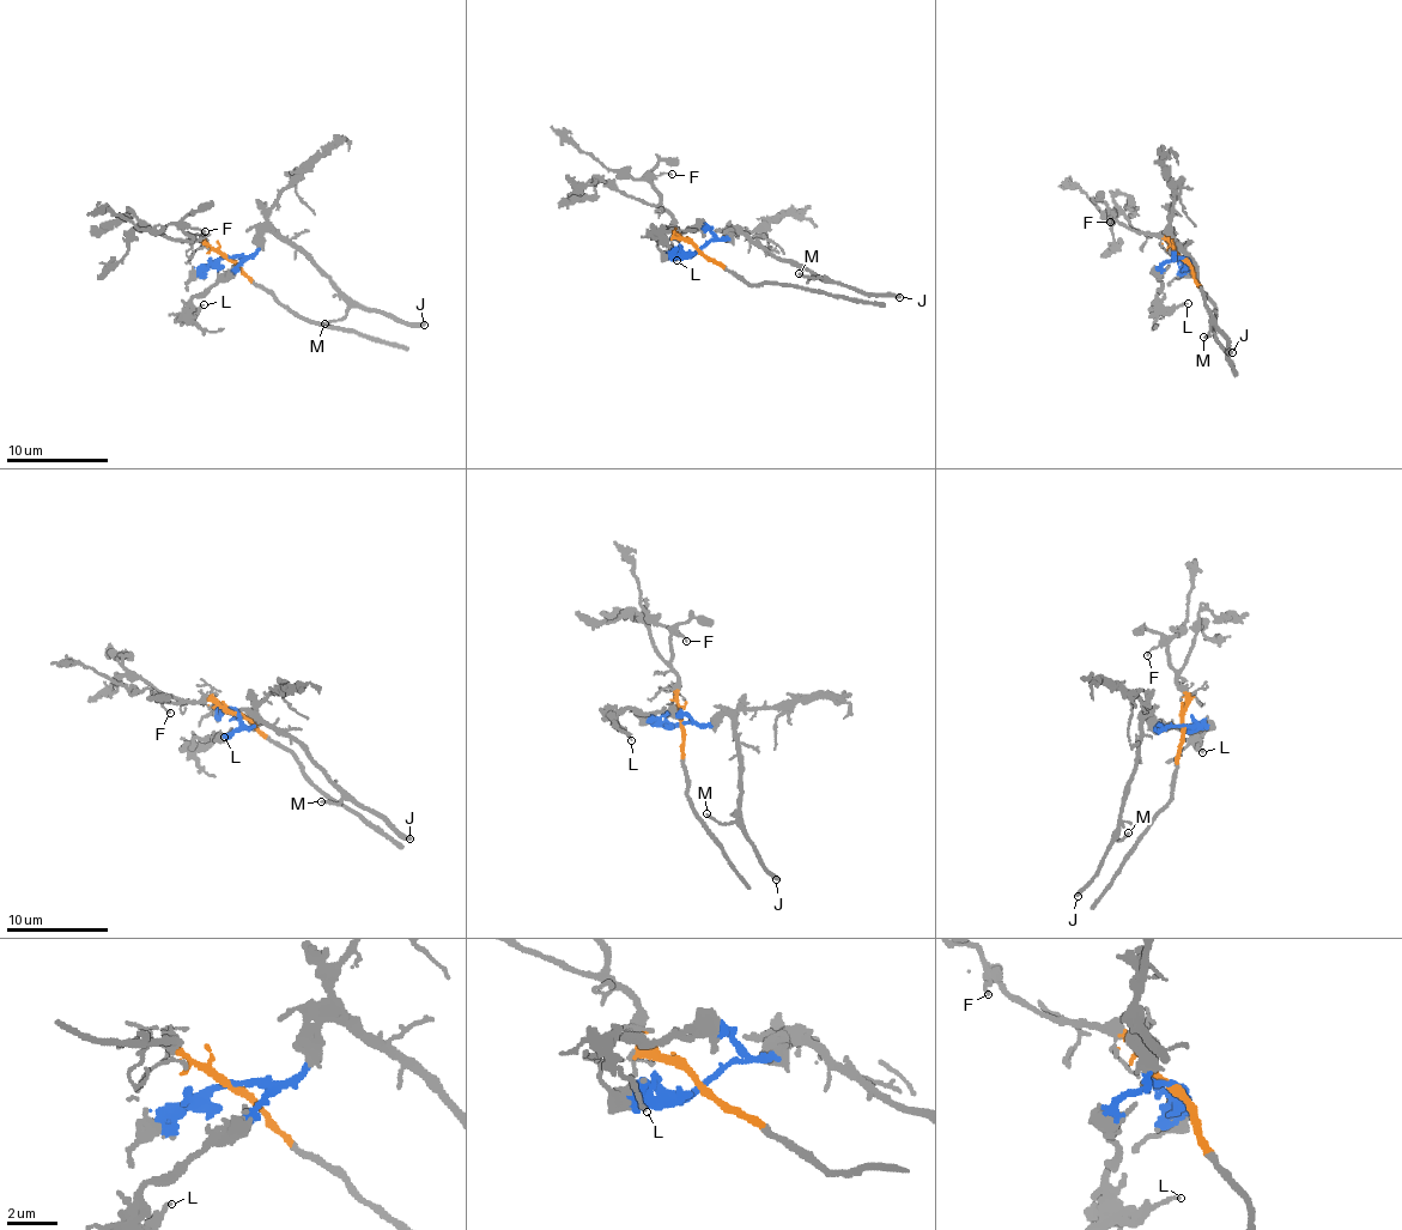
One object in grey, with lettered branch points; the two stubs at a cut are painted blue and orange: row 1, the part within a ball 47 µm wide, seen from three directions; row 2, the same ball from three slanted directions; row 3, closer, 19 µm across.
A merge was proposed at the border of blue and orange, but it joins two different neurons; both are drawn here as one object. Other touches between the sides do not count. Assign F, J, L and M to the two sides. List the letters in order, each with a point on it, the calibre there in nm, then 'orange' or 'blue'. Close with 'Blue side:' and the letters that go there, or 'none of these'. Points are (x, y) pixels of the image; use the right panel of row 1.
F: at (1110, 222); 100 nm thick; orange
J: at (1232, 352); 320 nm thick; blue
L: at (1188, 303); 150 nm thick; blue
M: at (1203, 337); 160 nm thick; blue
Blue side: J, L, M

